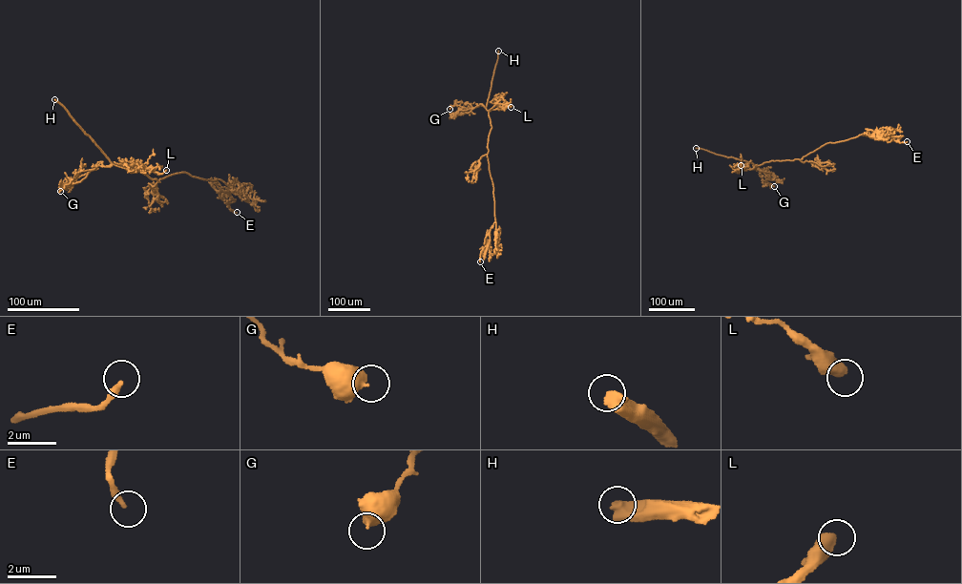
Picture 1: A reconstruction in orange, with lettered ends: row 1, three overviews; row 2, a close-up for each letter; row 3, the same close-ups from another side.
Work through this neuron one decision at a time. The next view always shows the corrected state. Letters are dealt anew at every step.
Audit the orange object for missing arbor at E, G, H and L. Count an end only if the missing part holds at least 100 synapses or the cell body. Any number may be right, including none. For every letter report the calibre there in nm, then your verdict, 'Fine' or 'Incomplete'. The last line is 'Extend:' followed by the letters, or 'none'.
E: Thickness 240 nm. Fine
G: Thickness 550 nm. Fine
H: Thickness 600 nm. Incomplete
L: Thickness 550 nm. Fine
Extend: H

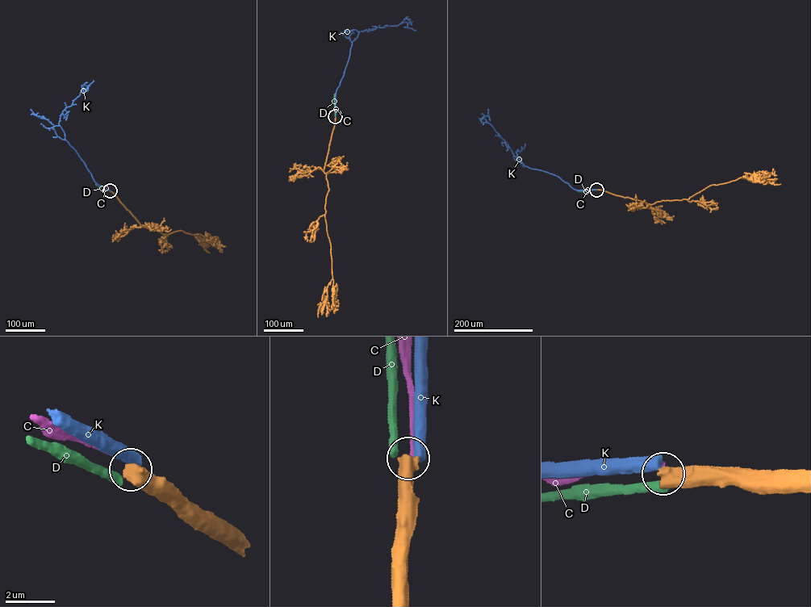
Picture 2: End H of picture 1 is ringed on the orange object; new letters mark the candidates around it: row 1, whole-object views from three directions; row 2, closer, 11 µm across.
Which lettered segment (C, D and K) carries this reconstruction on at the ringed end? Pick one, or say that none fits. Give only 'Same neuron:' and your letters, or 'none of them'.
Same neuron: none of them

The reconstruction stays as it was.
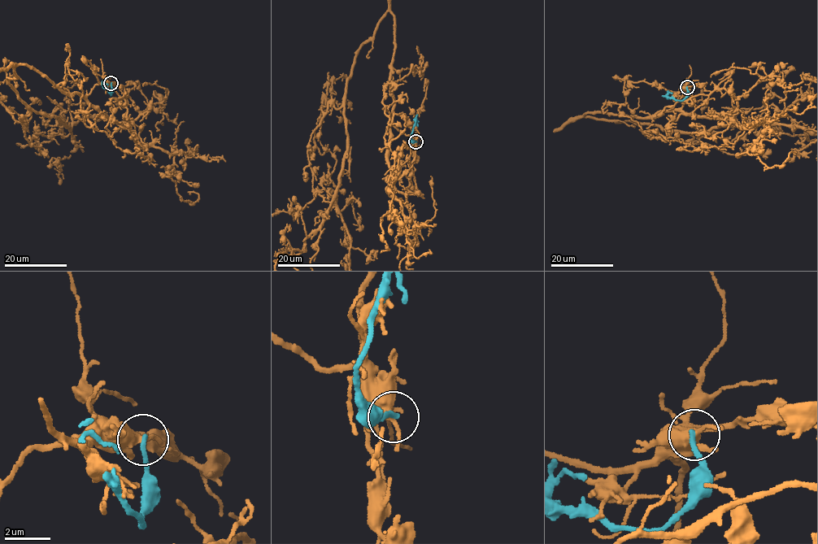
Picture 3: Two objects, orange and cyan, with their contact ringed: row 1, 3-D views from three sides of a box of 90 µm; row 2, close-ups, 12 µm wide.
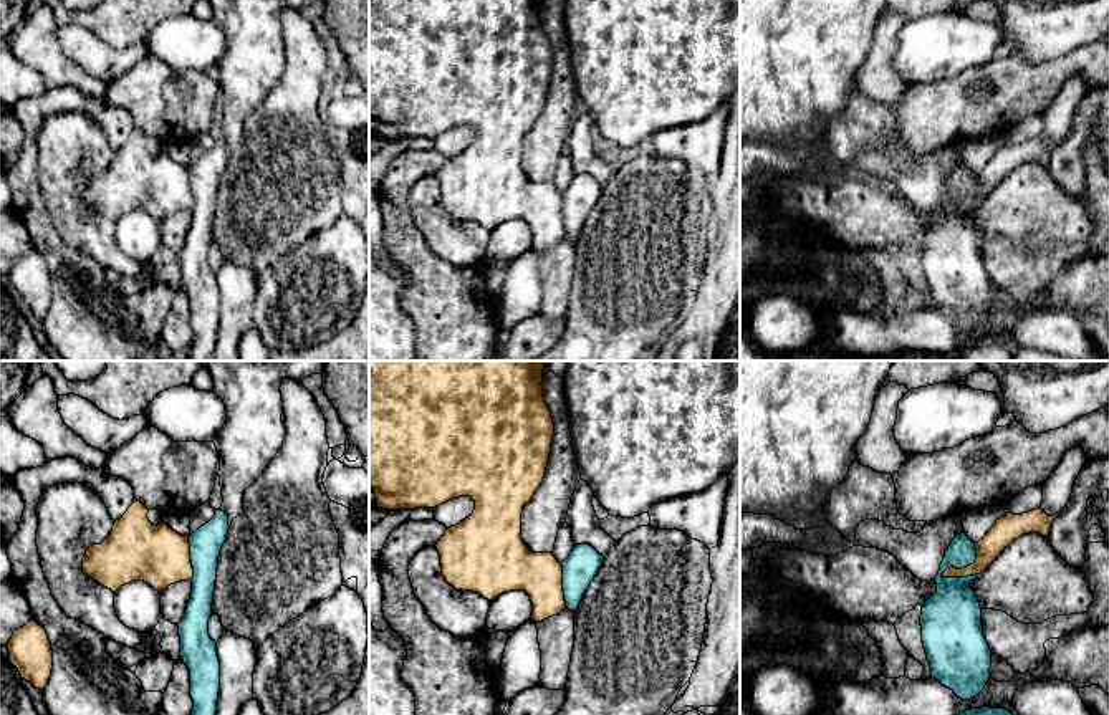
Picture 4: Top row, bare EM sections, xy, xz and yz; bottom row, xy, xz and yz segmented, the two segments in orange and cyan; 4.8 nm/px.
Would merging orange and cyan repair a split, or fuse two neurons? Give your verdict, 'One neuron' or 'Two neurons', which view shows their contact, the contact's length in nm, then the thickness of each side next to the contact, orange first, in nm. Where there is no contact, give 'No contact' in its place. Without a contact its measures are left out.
Two neurons. Touches orange in yz. Shared border 240 nm. Thickness 120 nm (orange) against 280 nm

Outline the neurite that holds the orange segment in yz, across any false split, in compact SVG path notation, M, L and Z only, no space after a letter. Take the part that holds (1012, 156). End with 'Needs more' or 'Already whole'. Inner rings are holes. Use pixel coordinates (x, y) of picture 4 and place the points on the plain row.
M1038 137L1023 144L1008 142L1006 146L1001 146L988 159L988 162L978 172L975 172L975 192L963 199L950 195L942 202L942 205L967 207L983 202L1006 175L1023 164L1039 162L1043 166L1049 166L1051 154L1058 144L1059 142L1049 146L1041 137Z. Already whole

